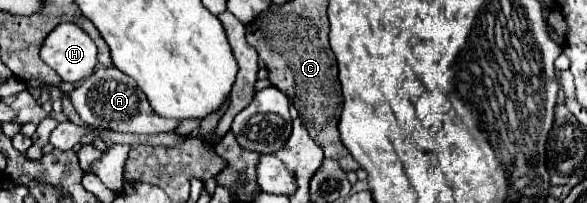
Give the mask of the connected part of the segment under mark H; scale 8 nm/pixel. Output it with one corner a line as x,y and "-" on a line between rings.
58,24
44,40
40,58
60,74
64,82
82,82
98,66
98,52
92,38
76,24

